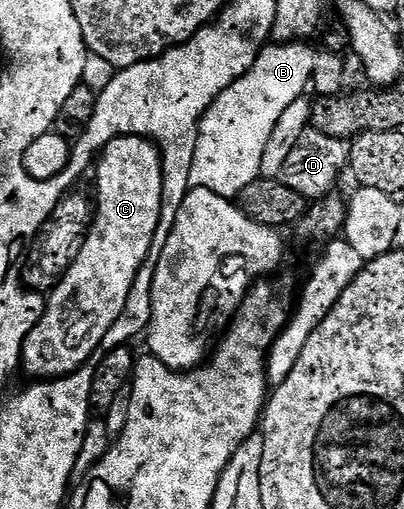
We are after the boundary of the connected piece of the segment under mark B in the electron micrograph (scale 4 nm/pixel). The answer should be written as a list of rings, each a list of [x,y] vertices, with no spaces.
[[[308,42],[269,43],[256,55],[254,66],[250,66],[242,78],[235,80],[211,104],[200,119],[200,137],[194,150],[194,166],[190,166],[189,188],[205,188],[214,190],[214,194],[219,196],[236,198],[242,190],[246,190],[246,186],[250,186],[250,182],[261,179],[262,154],[266,151],[266,142],[270,142],[270,133],[274,131],[278,118],[282,118],[290,102],[301,99],[309,91],[316,57],[312,46]]]

